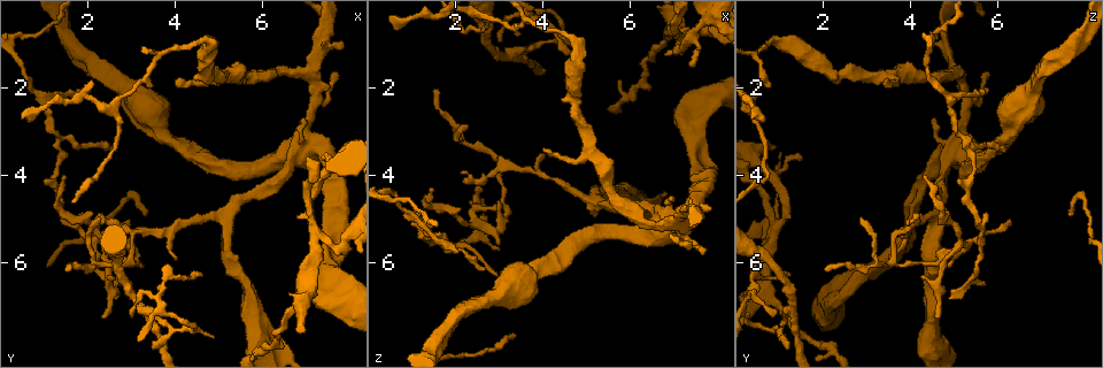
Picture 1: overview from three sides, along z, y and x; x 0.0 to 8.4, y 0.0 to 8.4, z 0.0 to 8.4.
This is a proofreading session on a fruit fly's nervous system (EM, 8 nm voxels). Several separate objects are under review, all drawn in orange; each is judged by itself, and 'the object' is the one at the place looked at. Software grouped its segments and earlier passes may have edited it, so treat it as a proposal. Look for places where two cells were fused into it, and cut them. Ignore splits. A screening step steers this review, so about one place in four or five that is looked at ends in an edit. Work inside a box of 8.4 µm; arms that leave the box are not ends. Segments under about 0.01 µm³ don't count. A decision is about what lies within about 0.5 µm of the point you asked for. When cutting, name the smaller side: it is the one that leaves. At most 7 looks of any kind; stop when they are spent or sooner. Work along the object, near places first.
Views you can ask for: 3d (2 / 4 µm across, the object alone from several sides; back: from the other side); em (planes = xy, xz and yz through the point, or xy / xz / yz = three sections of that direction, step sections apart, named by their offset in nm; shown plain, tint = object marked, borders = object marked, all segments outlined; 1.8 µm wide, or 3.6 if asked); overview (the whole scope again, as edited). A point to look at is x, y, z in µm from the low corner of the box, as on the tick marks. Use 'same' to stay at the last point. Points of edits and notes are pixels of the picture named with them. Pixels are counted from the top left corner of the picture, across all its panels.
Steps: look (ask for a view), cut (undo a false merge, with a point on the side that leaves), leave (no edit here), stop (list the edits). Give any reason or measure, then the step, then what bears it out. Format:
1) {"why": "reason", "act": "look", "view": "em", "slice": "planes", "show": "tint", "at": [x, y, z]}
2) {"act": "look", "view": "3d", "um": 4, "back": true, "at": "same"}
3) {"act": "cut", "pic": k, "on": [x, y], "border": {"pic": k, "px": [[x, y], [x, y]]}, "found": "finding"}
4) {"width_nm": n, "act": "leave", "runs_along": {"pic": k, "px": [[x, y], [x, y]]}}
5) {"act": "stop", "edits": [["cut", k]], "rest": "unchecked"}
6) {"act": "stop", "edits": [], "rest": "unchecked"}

{"act": "look", "view": "em", "slice": "planes", "show": "plain", "at": [3.30, 7.10, 1.25]}

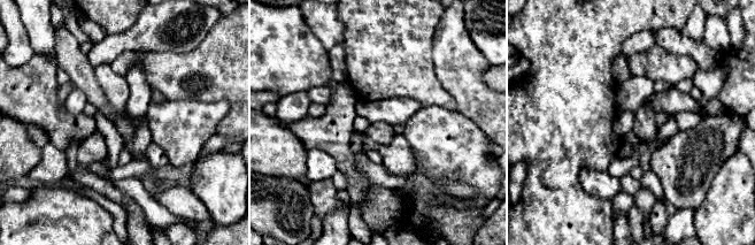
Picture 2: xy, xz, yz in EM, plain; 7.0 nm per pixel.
{"act": "look", "view": "em", "slice": "planes", "show": "tint", "at": "same"}

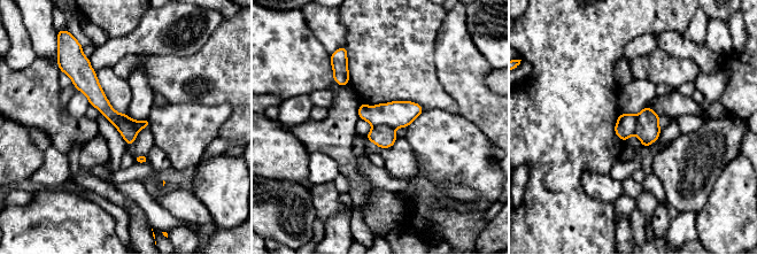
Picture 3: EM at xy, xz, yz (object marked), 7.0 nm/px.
{"width_nm": 140, "act": "cut", "pic": 3, "on": [396, 114], "border": {"pic": 3, "px": [[372, 125], [389, 125], [394, 130]]}, "found": "a second cell is stuck on"}

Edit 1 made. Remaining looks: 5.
{"act": "look", "view": "overview"}

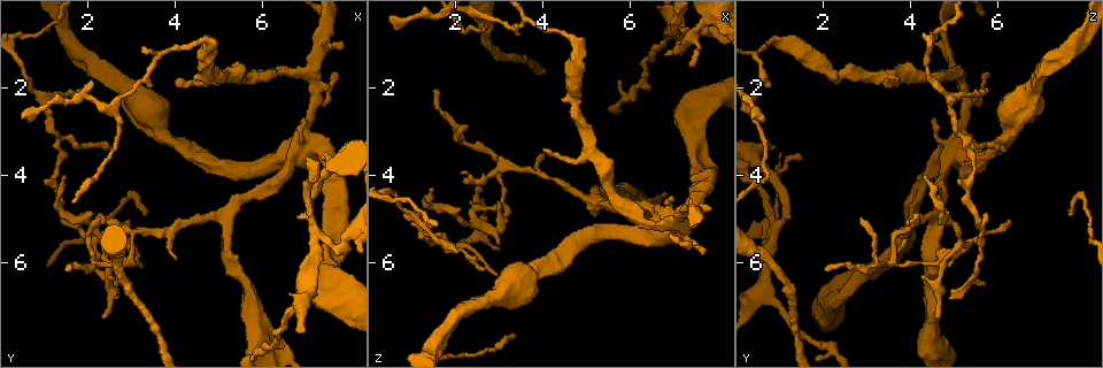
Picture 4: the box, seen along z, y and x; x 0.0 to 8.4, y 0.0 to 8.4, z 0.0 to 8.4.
{"why": "looks like a crossing", "act": "look", "view": "em", "slice": "planes", "show": "plain", "at": [7.15, 5.30, 0.95]}

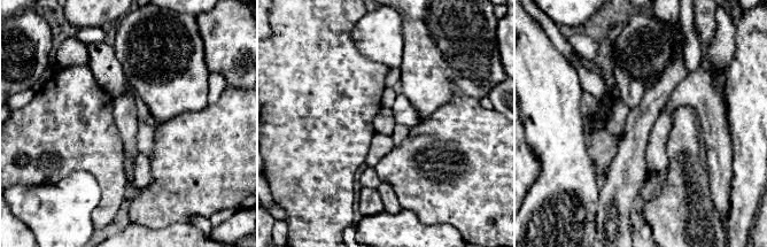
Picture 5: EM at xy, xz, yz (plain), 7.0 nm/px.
{"act": "look", "view": "em", "slice": "planes", "show": "tint", "at": "same"}

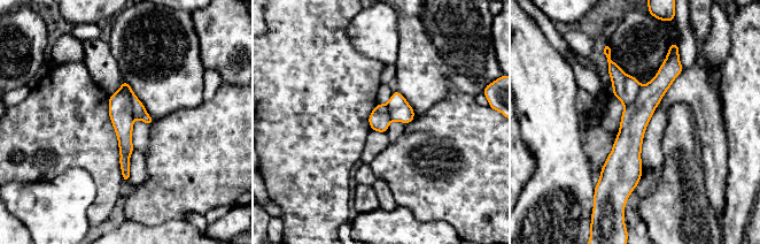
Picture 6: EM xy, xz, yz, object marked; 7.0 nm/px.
{"act": "cut", "pic": 6, "on": [139, 112], "found": "two cells meet here"}

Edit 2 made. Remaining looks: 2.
{"act": "look", "view": "overview"}

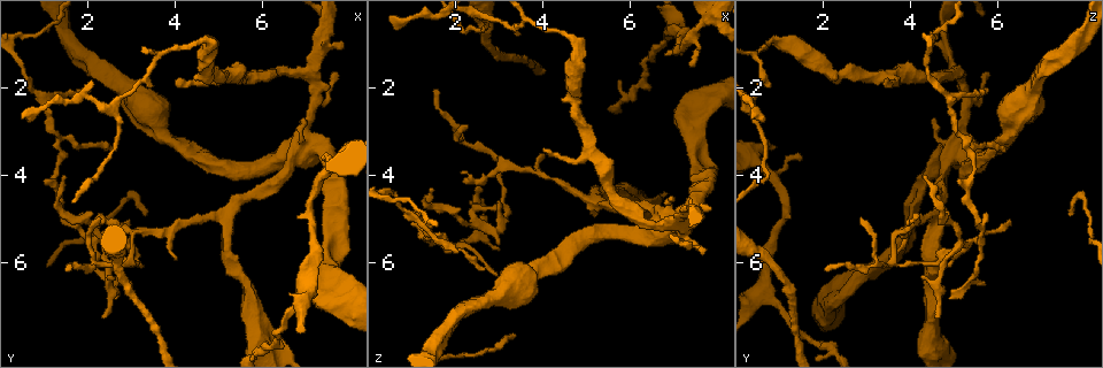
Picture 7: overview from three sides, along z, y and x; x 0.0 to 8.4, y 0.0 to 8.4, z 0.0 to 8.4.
{"why": "side arm on a straight run", "act": "look", "view": "em", "slice": "xz", "step": 8, "show": "tint", "at": [7.20, 1.90, 5.20]}

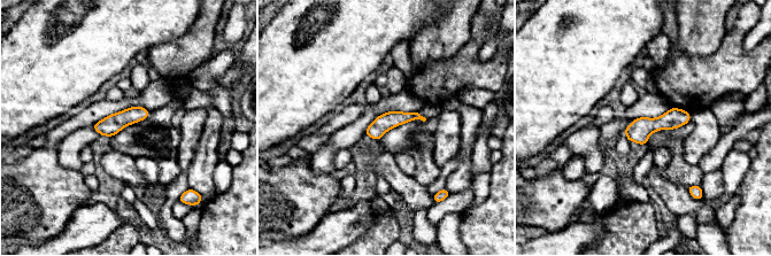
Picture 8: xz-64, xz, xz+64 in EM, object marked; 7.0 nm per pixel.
{"act": "leave", "runs_along": {"pic": 8, "px": [[687, 115], [627, 132]]}, "found": "continuous, no second cell"}

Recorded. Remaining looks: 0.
{"act": "stop", "edits": [["cut", 3], ["cut", 6]], "rest": "unchecked"}

